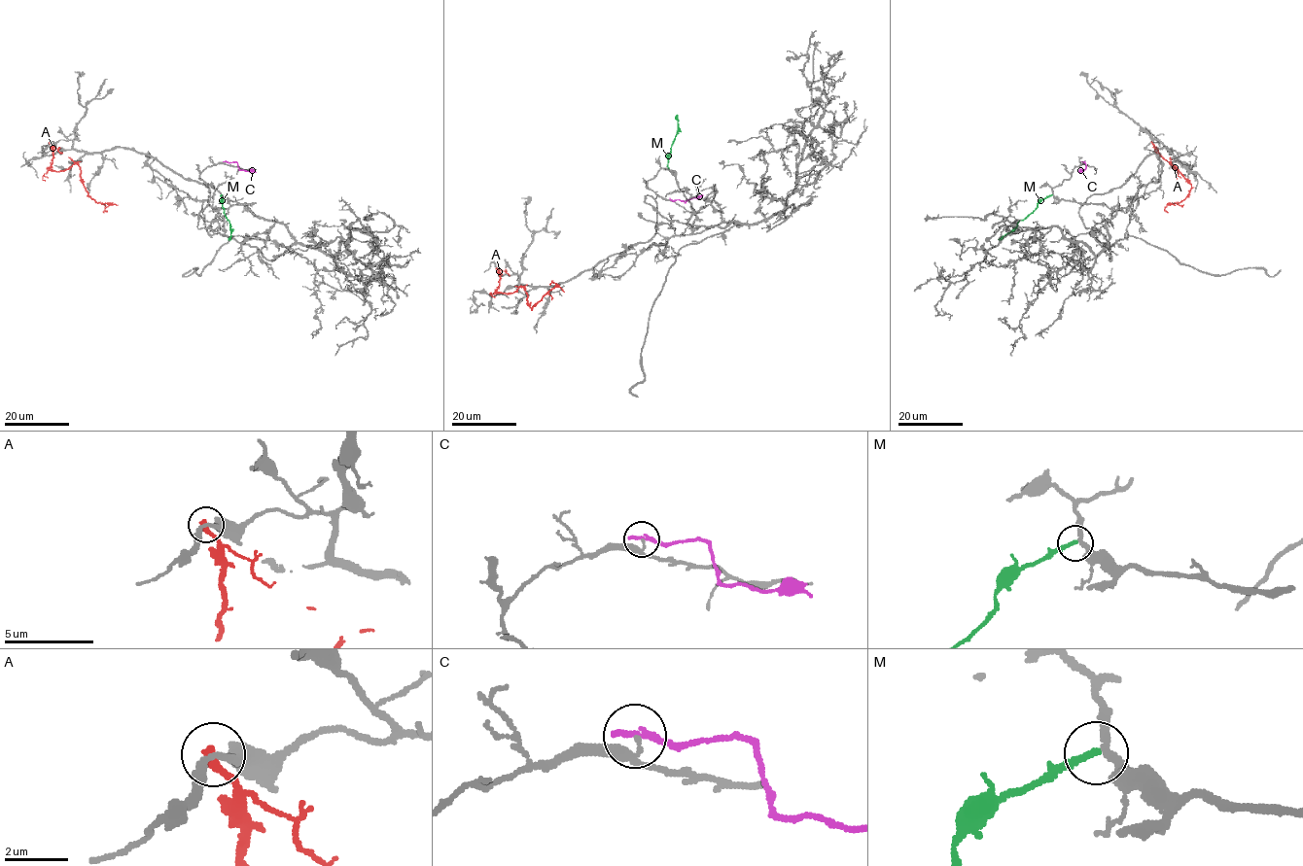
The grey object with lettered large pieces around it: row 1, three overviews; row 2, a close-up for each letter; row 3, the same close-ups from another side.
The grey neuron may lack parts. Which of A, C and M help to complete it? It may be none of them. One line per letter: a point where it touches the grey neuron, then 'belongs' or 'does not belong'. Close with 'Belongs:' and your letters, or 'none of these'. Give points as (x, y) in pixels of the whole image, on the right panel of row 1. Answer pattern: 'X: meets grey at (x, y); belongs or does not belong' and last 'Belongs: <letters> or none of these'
A: meets grey at (1152, 142); does not belong
C: meets grey at (1083, 161); does not belong
M: meets grey at (1051, 195); belongs
Belongs: M

